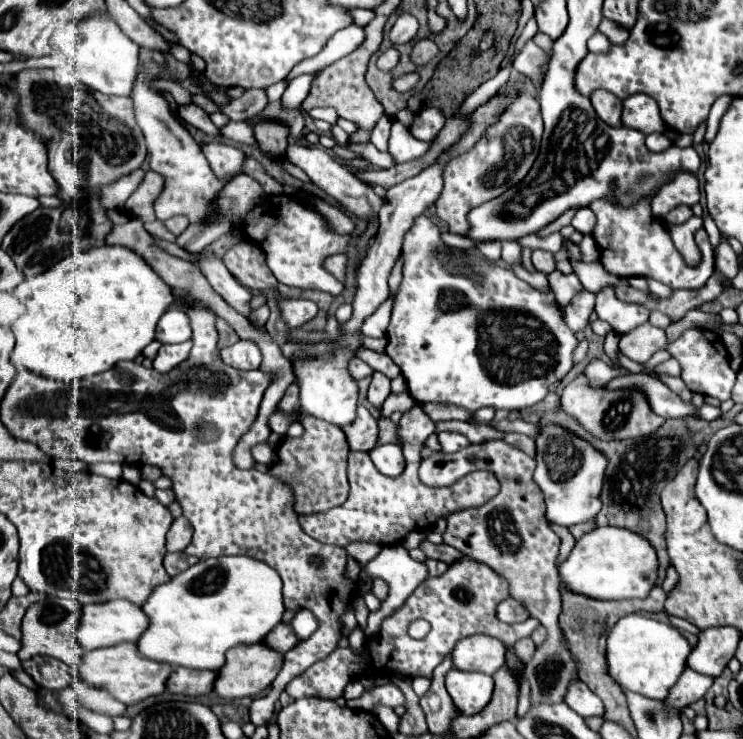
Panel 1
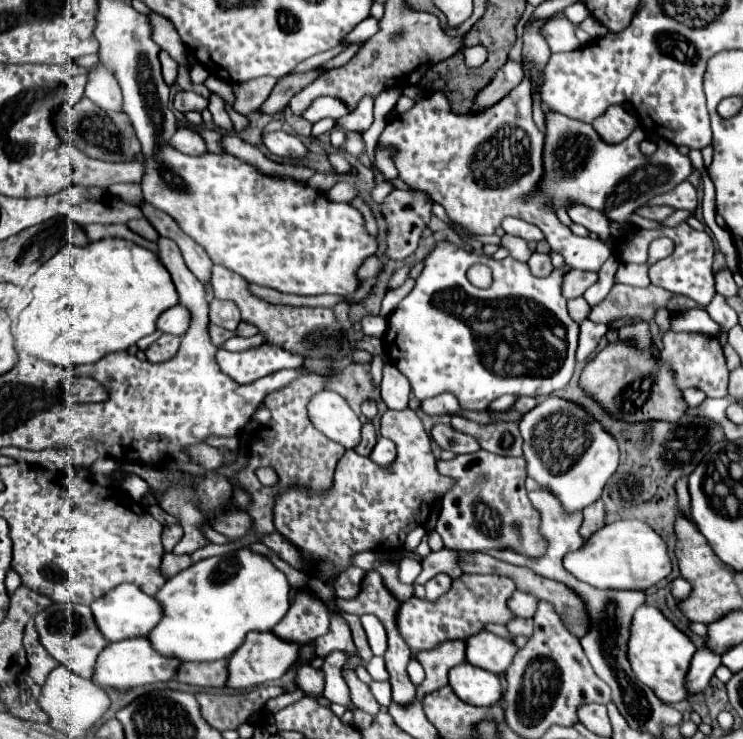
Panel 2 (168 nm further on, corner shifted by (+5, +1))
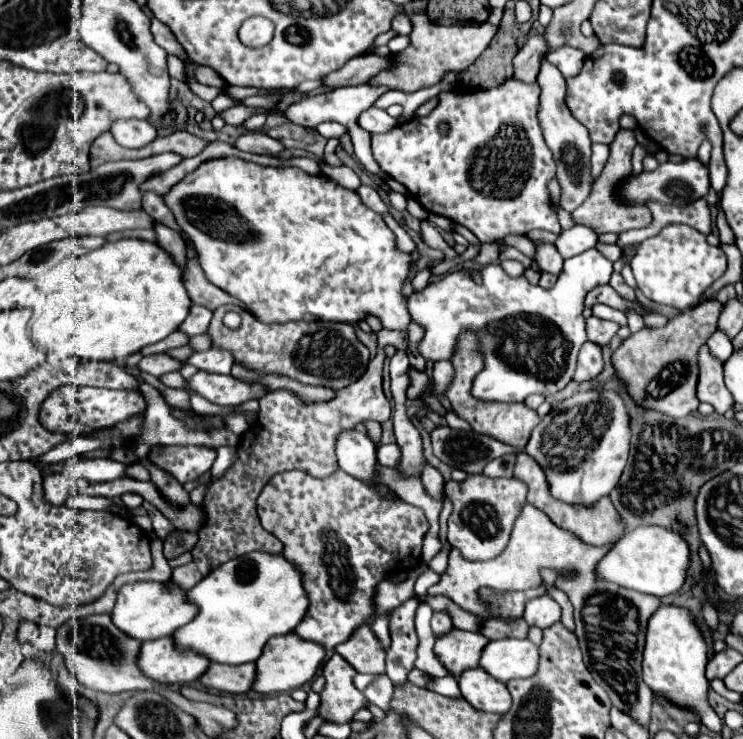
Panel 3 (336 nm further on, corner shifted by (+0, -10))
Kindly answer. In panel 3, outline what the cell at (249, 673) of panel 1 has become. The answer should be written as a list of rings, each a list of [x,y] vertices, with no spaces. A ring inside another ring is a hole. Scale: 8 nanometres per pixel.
[[[295,632],[285,634],[285,636],[275,636],[273,640],[269,640],[269,644],[265,644],[263,654],[255,662],[257,664],[257,678],[253,682],[253,688],[263,694],[289,692],[289,690],[301,688],[305,682],[309,682],[315,676],[323,658],[325,658],[325,648],[317,642],[303,640]]]

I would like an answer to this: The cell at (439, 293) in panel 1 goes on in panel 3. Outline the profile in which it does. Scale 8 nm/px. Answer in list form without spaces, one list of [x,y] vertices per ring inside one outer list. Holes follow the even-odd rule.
[[[595,248],[564,260],[557,284],[549,290],[529,284],[525,276],[519,278],[507,276],[499,264],[483,266],[481,270],[483,284],[475,284],[465,270],[453,272],[409,298],[411,318],[425,328],[425,338],[419,344],[419,352],[427,362],[449,360],[459,332],[473,328],[481,338],[481,346],[485,354],[485,368],[473,380],[471,392],[475,398],[497,400],[497,402],[523,402],[529,394],[537,394],[537,392],[555,394],[571,382],[571,376],[575,372],[577,352],[587,340],[585,326],[583,326],[583,300],[589,290],[607,284],[611,274],[613,274],[613,262],[609,262]]]

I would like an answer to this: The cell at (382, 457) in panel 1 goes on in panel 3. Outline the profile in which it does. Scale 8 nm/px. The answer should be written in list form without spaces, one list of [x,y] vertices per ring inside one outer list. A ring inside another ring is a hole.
[[[385,444],[385,446],[379,446],[377,456],[381,466],[397,466],[401,462],[401,448],[397,444]]]

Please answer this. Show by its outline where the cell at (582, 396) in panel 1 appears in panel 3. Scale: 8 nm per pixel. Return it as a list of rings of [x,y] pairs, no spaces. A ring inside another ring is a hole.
[[[707,300],[695,308],[683,310],[677,318],[671,318],[661,328],[641,328],[617,348],[613,354],[617,376],[629,386],[631,396],[641,406],[665,412],[673,418],[683,418],[697,410],[697,352],[717,330],[719,314],[721,302]]]

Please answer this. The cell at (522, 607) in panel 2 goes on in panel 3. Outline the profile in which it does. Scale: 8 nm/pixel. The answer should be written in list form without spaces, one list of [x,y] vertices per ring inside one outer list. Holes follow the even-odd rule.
[[[545,594],[527,602],[523,618],[529,626],[537,626],[543,630],[549,628],[549,624],[557,624],[561,620],[561,606],[551,596]]]

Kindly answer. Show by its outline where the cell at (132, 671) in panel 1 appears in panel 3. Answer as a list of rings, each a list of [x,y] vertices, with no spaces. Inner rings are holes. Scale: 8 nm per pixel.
[[[167,636],[143,642],[139,666],[149,678],[161,684],[187,684],[195,682],[209,668],[209,660],[191,650],[177,650],[175,640]]]

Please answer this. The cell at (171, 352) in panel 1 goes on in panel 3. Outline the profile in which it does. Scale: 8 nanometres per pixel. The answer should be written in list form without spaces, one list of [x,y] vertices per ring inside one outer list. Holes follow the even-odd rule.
[[[167,354],[145,356],[145,358],[137,364],[137,368],[139,368],[141,372],[147,372],[147,374],[151,374],[151,376],[163,376],[163,374],[167,374],[167,372],[179,370],[179,366],[181,366],[181,362],[173,360],[173,358],[167,356]]]

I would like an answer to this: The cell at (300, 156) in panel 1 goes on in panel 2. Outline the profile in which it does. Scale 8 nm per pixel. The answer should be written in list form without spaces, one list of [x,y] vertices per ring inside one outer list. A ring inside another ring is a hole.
[[[282,131],[268,133],[268,135],[262,135],[262,141],[274,155],[284,159],[304,159],[310,153],[308,147],[290,133],[282,133]]]

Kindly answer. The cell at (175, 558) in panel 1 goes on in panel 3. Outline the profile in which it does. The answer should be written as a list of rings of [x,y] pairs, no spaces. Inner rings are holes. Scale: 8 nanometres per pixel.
[[[377,332],[377,356],[369,362],[367,372],[353,382],[351,386],[337,392],[335,400],[319,402],[319,404],[303,404],[295,394],[287,390],[271,392],[259,398],[259,420],[237,446],[237,460],[225,474],[207,484],[201,508],[205,510],[205,520],[199,528],[199,542],[191,550],[193,560],[185,568],[173,570],[173,582],[185,590],[193,588],[199,580],[203,580],[213,568],[219,564],[233,560],[241,554],[263,550],[269,554],[281,554],[283,544],[269,532],[263,530],[257,518],[257,496],[263,486],[279,472],[285,470],[303,470],[311,472],[315,478],[331,476],[339,464],[335,456],[337,436],[345,430],[353,429],[364,420],[377,420],[383,424],[391,416],[389,400],[381,388],[381,372],[385,362],[385,346],[407,348],[407,332]]]

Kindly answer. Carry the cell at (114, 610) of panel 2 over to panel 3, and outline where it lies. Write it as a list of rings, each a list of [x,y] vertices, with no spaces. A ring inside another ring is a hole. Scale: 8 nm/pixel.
[[[127,582],[117,596],[115,608],[111,612],[113,622],[125,634],[137,640],[157,640],[171,636],[177,628],[191,622],[197,614],[197,606],[189,600],[187,592],[177,584],[161,584],[161,582]]]

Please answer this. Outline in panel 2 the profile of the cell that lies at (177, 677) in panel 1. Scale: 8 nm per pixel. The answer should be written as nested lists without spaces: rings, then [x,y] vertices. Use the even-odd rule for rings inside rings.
[[[206,661],[206,663],[180,663],[176,679],[186,685],[196,687],[224,687],[228,679],[226,661]]]

